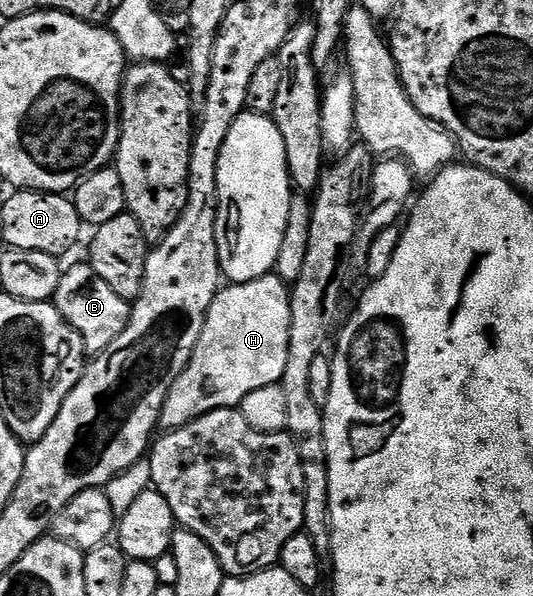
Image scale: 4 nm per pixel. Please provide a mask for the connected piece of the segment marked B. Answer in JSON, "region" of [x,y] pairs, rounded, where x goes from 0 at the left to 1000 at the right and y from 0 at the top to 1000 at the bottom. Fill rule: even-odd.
{"region":[[[167,441],[139,445],[118,456],[98,510],[109,517],[116,534],[154,564],[154,576],[169,596],[189,592],[221,567],[225,555],[233,555],[233,549],[244,540],[248,517],[246,507],[218,495],[218,488],[210,488],[210,482],[203,482],[203,475],[195,475],[195,468],[180,461]]]}

